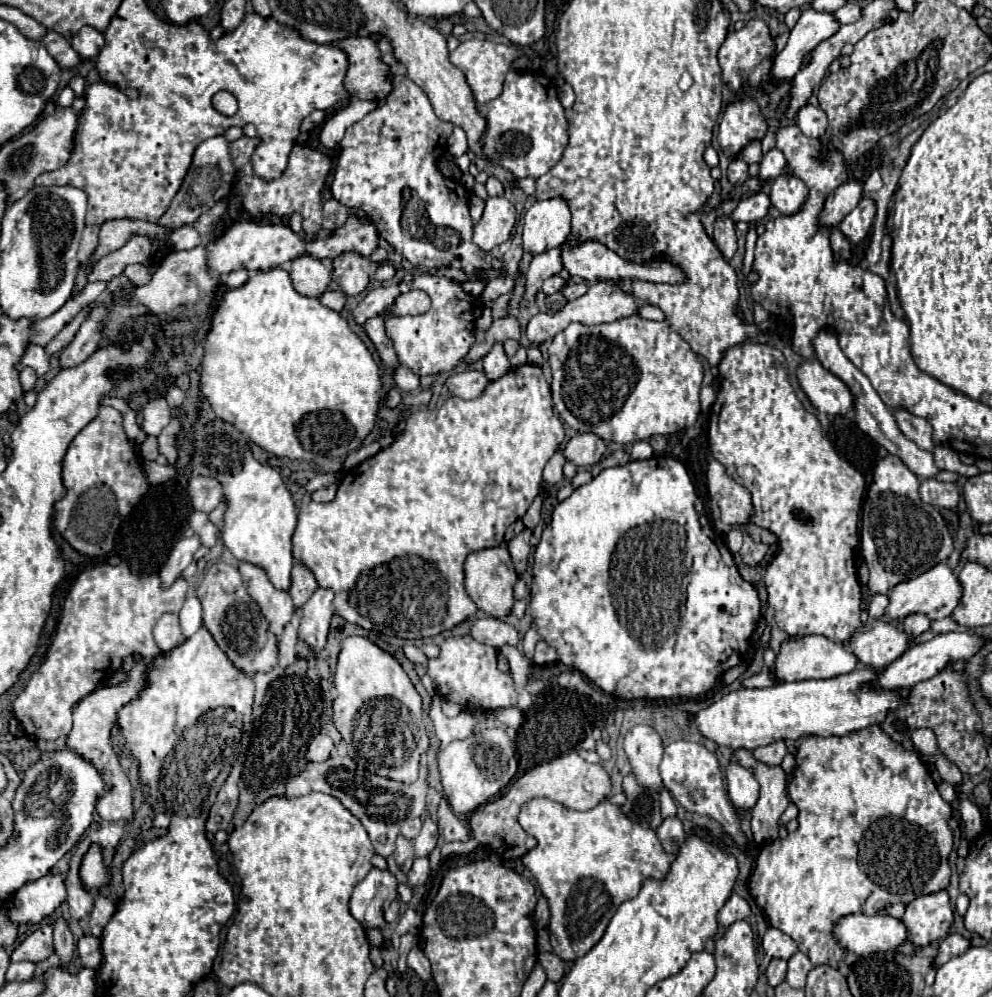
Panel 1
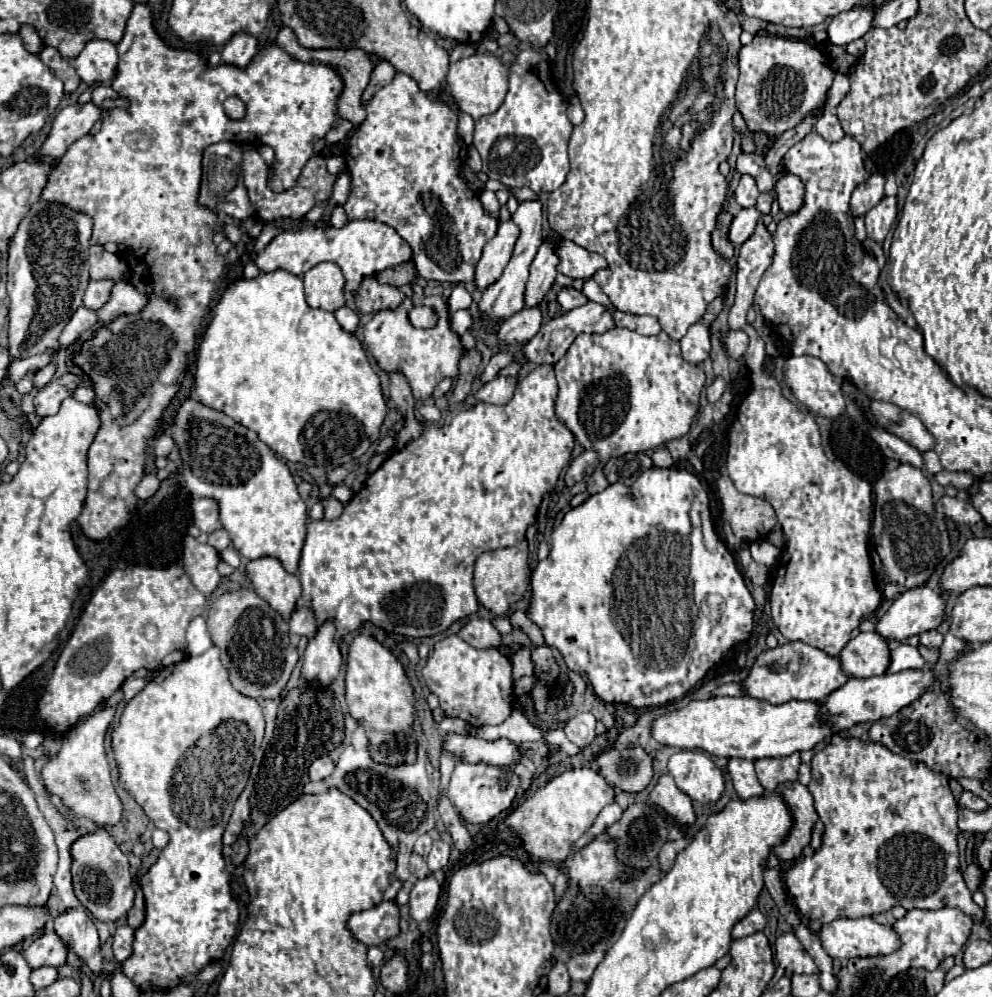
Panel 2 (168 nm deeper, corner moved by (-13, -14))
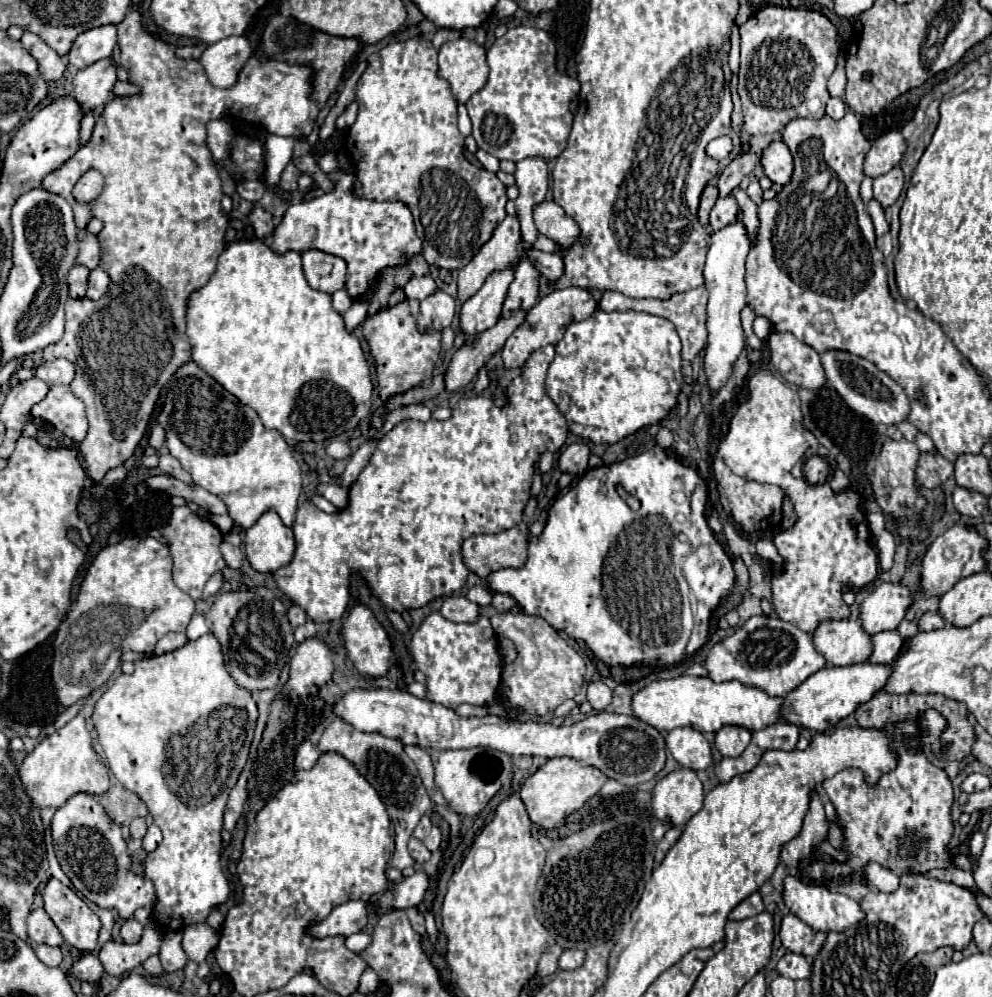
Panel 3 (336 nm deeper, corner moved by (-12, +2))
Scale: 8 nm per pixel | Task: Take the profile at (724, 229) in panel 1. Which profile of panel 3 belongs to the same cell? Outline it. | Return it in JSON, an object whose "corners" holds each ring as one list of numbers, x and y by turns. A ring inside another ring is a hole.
{"corners":[[707,184,703,194,701,194,701,202,699,202,699,222,703,226,707,226,707,218,709,218,709,208,713,208,717,200,717,186,713,184]]}

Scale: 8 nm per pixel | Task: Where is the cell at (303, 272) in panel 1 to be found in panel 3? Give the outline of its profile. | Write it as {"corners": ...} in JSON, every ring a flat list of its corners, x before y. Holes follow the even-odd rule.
{"corners":[[321,250,303,252,303,272,313,290,333,294,345,288,347,264,345,260]]}

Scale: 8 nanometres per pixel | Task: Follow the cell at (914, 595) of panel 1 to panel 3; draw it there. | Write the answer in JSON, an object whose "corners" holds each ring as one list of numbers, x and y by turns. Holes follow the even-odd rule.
{"corners":[[879,584,859,606,859,620,863,630,869,636,895,630,905,618,909,604,911,590,905,584]]}

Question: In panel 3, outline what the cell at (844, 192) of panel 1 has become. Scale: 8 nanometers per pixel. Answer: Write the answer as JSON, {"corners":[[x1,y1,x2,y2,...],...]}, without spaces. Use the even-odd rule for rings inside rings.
{"corners":[[889,130,883,136,879,136,867,158,865,158,865,174,867,176,881,176,881,172,889,172,893,166,897,166,907,152,907,140,903,138,901,130]]}

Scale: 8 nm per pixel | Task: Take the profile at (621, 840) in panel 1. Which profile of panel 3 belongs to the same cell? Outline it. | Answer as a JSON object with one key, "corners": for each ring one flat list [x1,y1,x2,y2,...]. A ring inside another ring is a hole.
{"corners":[[571,948,571,950,563,950,557,964,559,964,561,970,573,970,573,968,581,966,581,960,585,960,585,952,581,952,577,948]]}

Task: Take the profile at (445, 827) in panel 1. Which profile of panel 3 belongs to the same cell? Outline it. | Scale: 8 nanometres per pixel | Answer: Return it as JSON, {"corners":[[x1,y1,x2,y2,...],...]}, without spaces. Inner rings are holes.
{"corners":[[405,746,405,752,415,762,415,766,419,770,419,774,421,774,421,780,423,780,429,796,437,804,445,804,445,800,439,796,439,788,433,782,433,762,431,762,431,756,423,748,417,748,417,746]]}

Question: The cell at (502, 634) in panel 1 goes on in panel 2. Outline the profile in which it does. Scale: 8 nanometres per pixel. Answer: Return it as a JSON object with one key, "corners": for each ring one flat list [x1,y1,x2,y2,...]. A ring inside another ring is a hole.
{"corners":[[470,620,458,634,460,638,464,638,470,646,480,648,480,650,488,650,488,648,500,648,502,646,502,634,494,628,494,624,490,620]]}

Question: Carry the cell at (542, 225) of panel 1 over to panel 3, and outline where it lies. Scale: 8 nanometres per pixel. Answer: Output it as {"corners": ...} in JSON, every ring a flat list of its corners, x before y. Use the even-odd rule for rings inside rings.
{"corners":[[523,260,515,268,515,278,509,284,507,296,501,306,501,316,499,318,509,318,517,310,529,310,539,294,539,272,529,264,529,260]]}

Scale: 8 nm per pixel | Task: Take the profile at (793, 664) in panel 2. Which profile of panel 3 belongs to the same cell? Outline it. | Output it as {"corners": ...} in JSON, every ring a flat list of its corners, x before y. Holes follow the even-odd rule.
{"corners":[[751,616,721,642,711,646,703,662,713,682,739,680,745,686,761,688,769,696,783,696,797,688,817,670,825,668,825,658,813,648,811,636,797,626,771,616]]}

